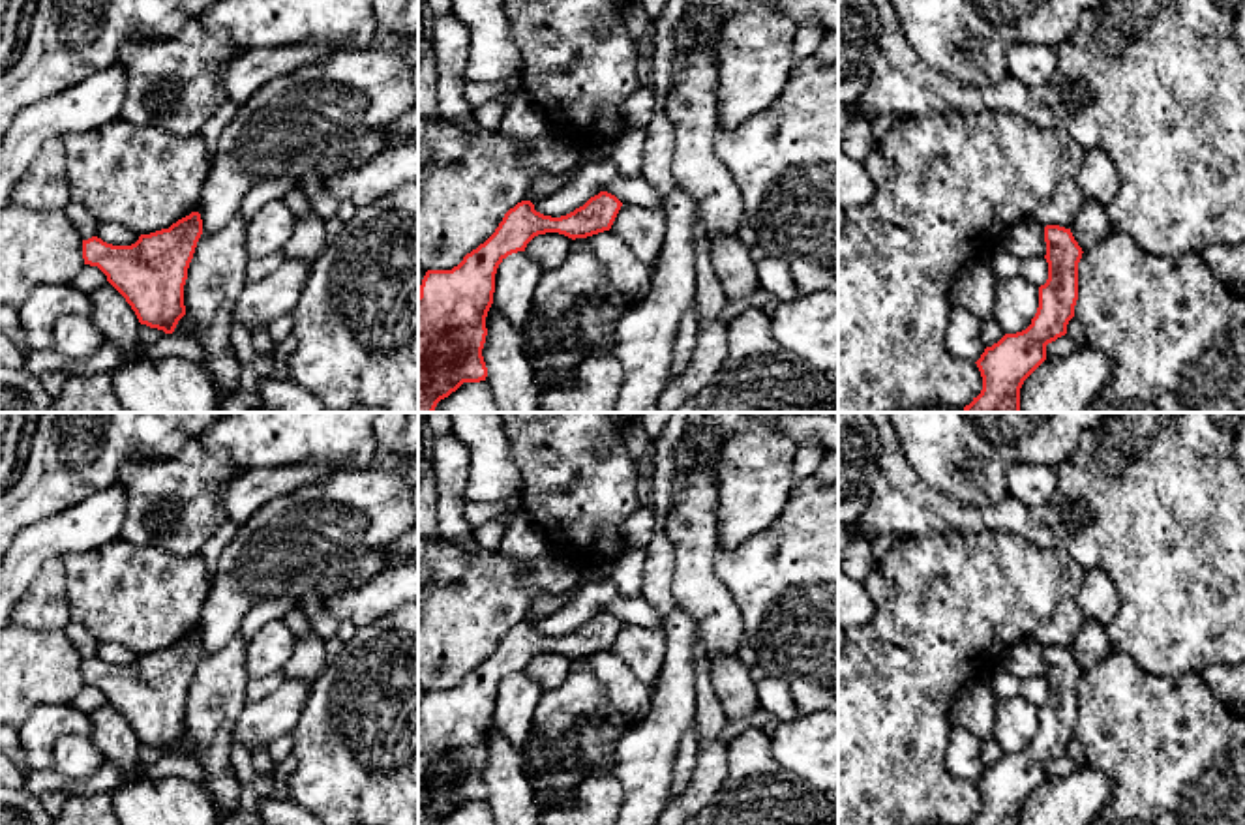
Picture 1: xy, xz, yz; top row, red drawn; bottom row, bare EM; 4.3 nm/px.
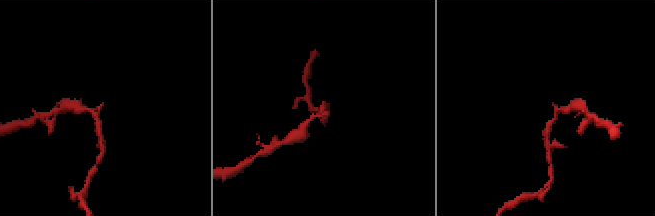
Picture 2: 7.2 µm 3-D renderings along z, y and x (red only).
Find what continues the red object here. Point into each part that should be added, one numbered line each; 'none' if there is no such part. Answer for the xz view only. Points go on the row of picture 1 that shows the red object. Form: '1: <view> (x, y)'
none

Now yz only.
none

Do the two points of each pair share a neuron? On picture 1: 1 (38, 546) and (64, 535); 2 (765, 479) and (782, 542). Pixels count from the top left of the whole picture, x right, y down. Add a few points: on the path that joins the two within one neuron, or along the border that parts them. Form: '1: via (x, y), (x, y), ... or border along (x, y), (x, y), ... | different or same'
1: via (44, 540), (59, 535) | same
2: border along (795, 482), (782, 512), (741, 544) | different

